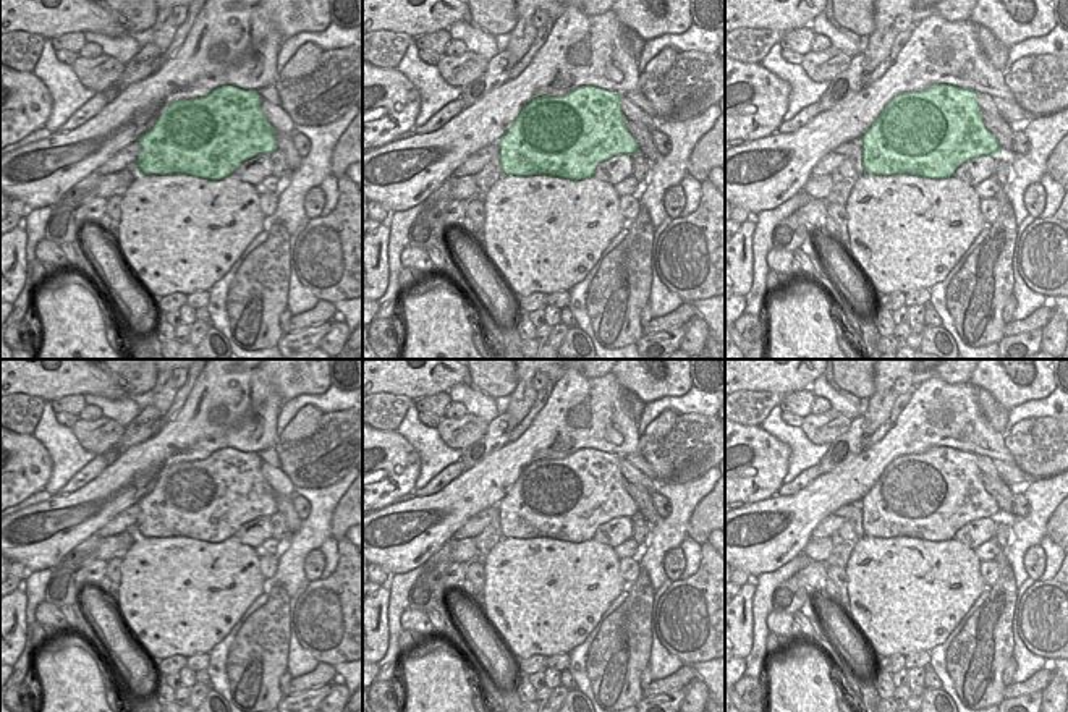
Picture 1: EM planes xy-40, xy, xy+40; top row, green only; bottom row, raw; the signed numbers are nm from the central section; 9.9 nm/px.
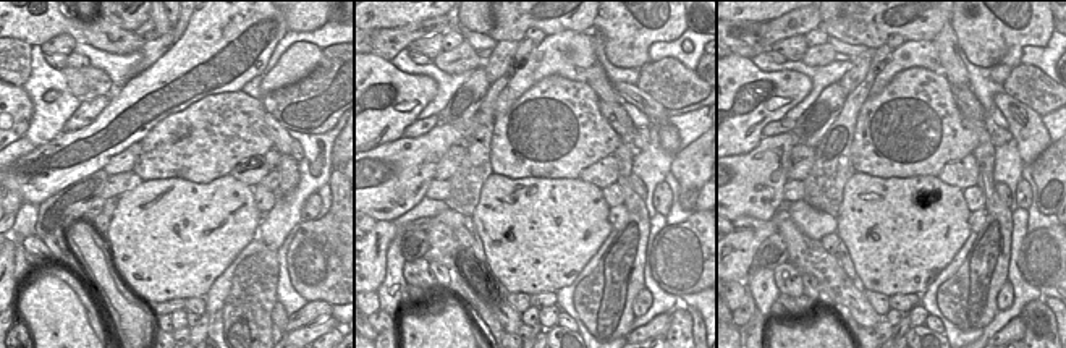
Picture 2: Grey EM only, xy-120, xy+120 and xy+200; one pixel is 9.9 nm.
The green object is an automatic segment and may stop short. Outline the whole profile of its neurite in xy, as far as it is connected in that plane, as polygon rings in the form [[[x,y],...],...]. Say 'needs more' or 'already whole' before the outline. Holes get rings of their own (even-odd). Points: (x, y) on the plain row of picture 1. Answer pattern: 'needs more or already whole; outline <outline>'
already whole; outline [[[581,448],[562,460],[537,460],[526,466],[510,492],[498,502],[502,537],[550,537],[566,542],[591,540],[595,529],[620,516],[639,513],[625,489],[620,455]]]

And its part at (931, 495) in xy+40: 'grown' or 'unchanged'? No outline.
unchanged

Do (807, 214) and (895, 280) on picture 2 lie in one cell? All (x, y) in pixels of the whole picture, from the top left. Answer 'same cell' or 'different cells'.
different cells

